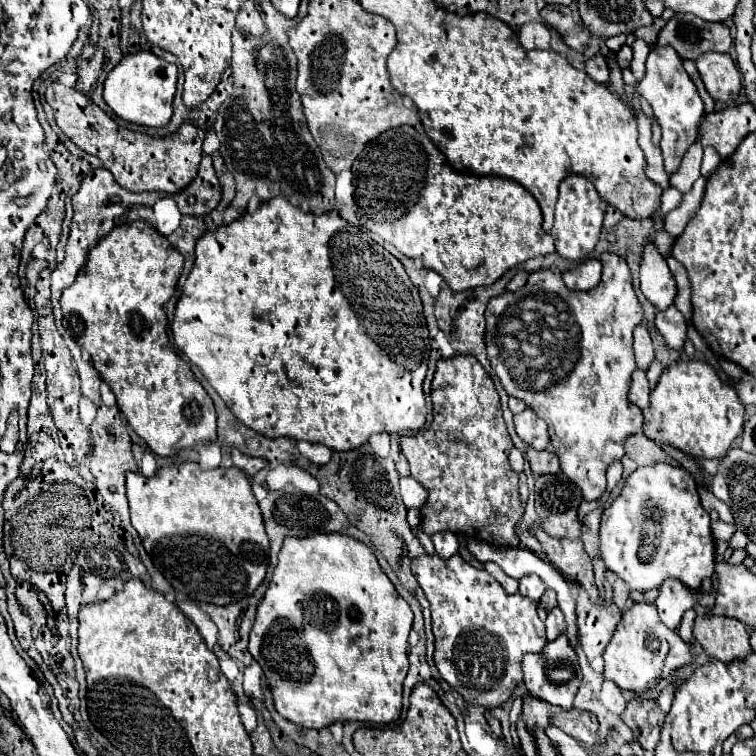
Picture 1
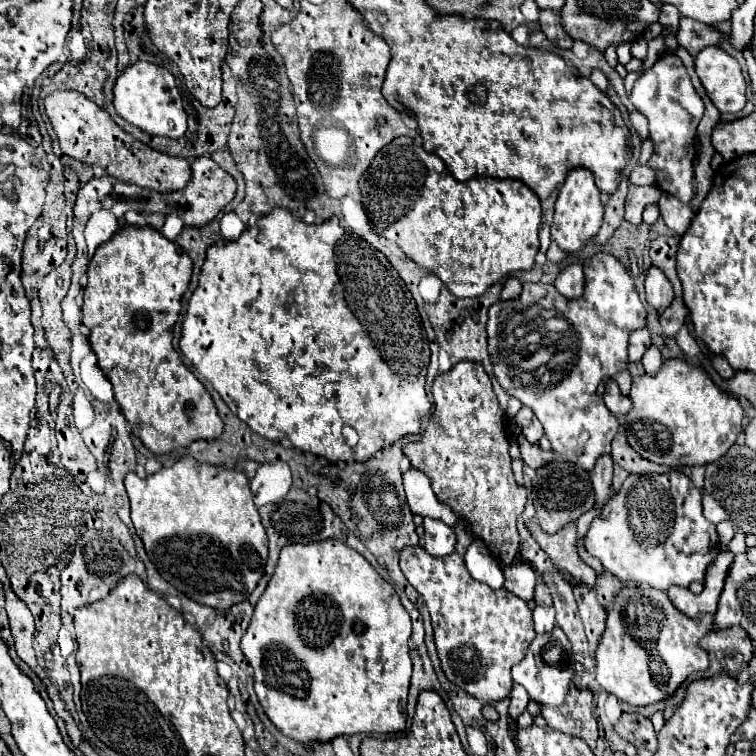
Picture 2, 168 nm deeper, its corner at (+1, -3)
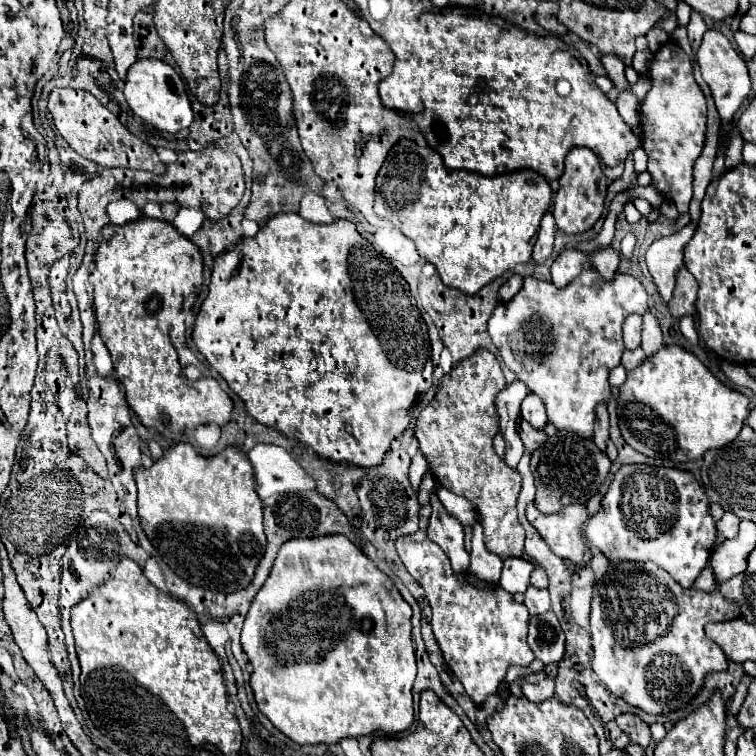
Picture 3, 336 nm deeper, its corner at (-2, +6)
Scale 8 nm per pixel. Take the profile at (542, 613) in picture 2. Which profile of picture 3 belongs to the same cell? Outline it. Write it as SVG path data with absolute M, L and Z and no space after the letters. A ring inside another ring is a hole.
M527 587L525 591L525 601L523 605L529 609L529 615L541 615L541 613L547 613L551 609L551 603L549 603L549 595L547 595L547 589L537 589L537 587Z

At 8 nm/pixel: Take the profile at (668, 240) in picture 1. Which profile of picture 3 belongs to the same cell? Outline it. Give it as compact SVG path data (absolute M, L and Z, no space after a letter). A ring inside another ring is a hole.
M683 267L677 275L677 285L673 291L673 299L669 301L669 311L677 319L681 319L683 315L695 315L697 313L695 301L697 301L697 281Z

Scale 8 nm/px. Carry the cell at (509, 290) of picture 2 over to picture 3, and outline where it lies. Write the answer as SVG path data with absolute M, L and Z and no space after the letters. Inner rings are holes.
M511 275L511 277L503 283L503 287L499 289L499 299L501 299L503 303L511 301L511 299L519 293L521 283L523 283L523 277L521 277L521 275Z

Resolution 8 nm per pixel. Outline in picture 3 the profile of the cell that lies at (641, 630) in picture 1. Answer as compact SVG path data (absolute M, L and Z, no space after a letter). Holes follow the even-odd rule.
M611 561L607 573L595 581L591 599L591 667L603 685L625 703L649 713L669 715L683 709L703 689L703 681L709 673L727 671L727 655L717 643L709 641L703 627L709 621L729 621L741 617L741 607L727 601L719 591L705 593L701 589L683 589L673 577L659 565Z

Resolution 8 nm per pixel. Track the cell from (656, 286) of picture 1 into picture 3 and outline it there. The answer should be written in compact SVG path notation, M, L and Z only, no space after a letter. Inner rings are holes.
M690 222L679 233L657 239L647 249L647 267L665 303L673 295L677 271L683 267L683 249L693 237L693 233L695 233L695 223Z

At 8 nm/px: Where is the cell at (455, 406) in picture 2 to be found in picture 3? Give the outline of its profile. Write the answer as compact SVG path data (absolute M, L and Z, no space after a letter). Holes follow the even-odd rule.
M477 349L469 359L453 367L439 383L435 399L423 409L417 419L415 437L429 461L431 473L441 485L455 495L473 503L483 525L485 547L501 559L523 557L525 529L517 521L517 495L521 491L521 477L505 465L493 449L493 435L499 431L499 417L495 415L495 395L505 387L505 377L497 357L487 349Z

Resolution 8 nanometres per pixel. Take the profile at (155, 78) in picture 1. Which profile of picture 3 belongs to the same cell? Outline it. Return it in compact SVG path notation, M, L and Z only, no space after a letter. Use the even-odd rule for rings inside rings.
M139 59L135 65L131 65L125 81L125 97L131 111L159 131L177 133L179 129L185 129L193 123L193 109L185 91L185 83L177 71L163 61Z

